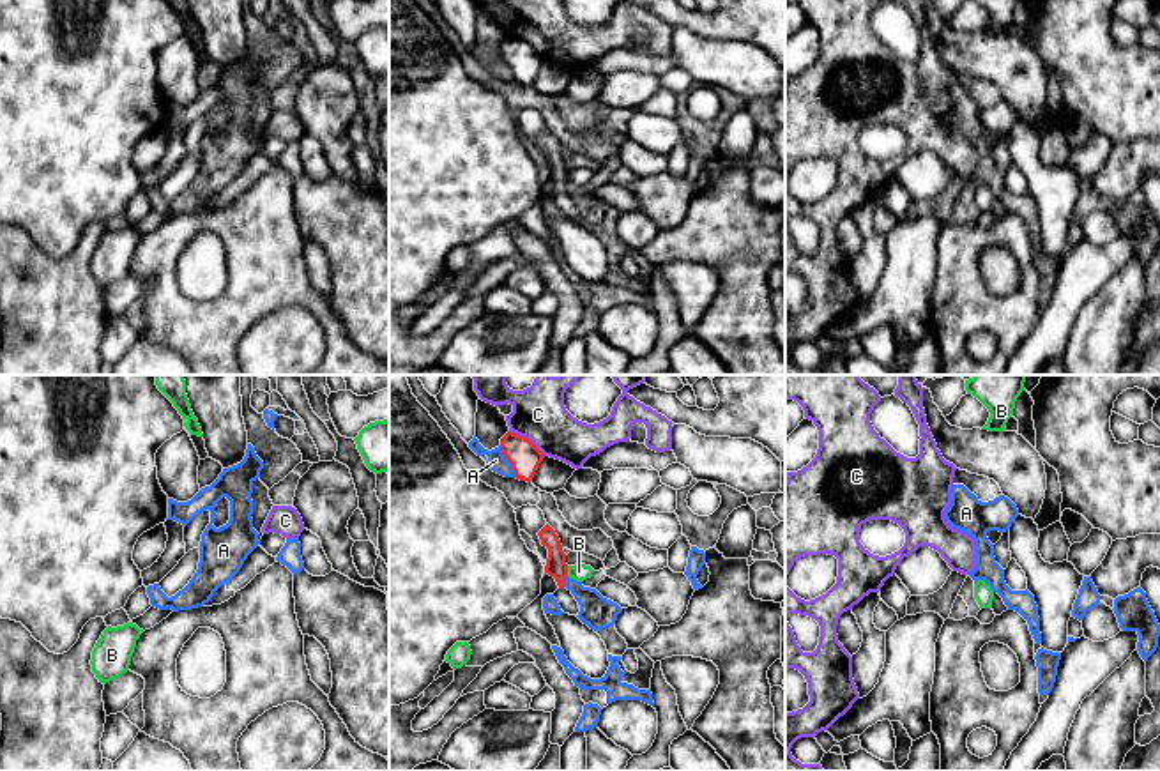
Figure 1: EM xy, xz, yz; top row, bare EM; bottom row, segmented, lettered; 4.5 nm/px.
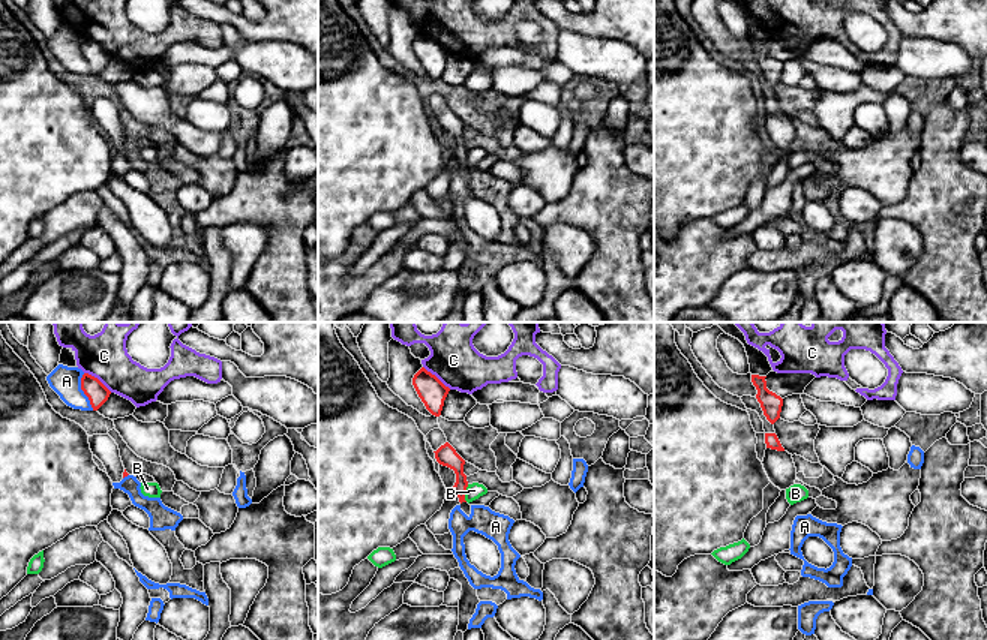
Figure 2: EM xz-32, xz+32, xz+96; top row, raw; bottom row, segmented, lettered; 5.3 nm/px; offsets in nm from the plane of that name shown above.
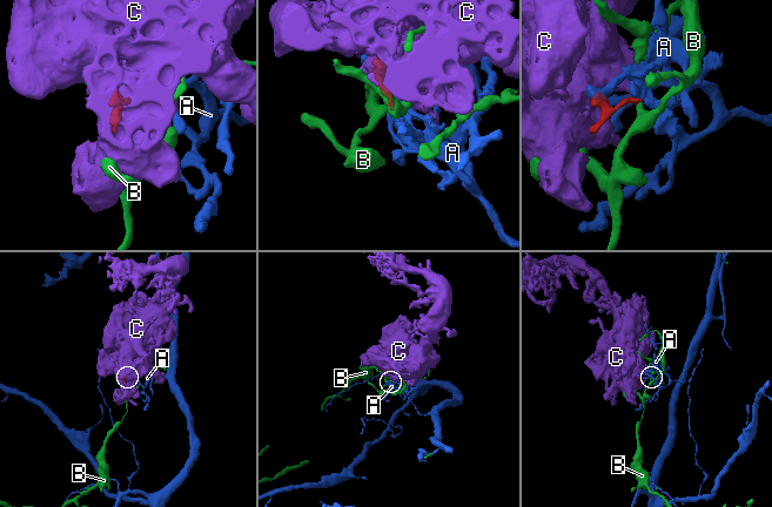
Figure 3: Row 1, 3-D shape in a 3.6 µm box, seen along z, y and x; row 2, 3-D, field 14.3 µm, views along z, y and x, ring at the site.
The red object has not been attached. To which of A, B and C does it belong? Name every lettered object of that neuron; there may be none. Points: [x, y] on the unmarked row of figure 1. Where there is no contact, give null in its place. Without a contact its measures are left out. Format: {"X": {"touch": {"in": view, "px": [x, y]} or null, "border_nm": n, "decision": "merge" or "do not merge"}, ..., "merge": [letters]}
{"A": {"touch": {"in": "xz", "px": [508, 64]}, "border_nm": 160, "decision": "do not merge"}, "B": {"touch": {"in": "xz", "px": [566, 175]}, "border_nm": 50, "decision": "do not merge"}, "C": {"touch": {"in": "xz", "px": [527, 43]}, "border_nm": 200, "decision": "do not merge"}, "merge": []}

